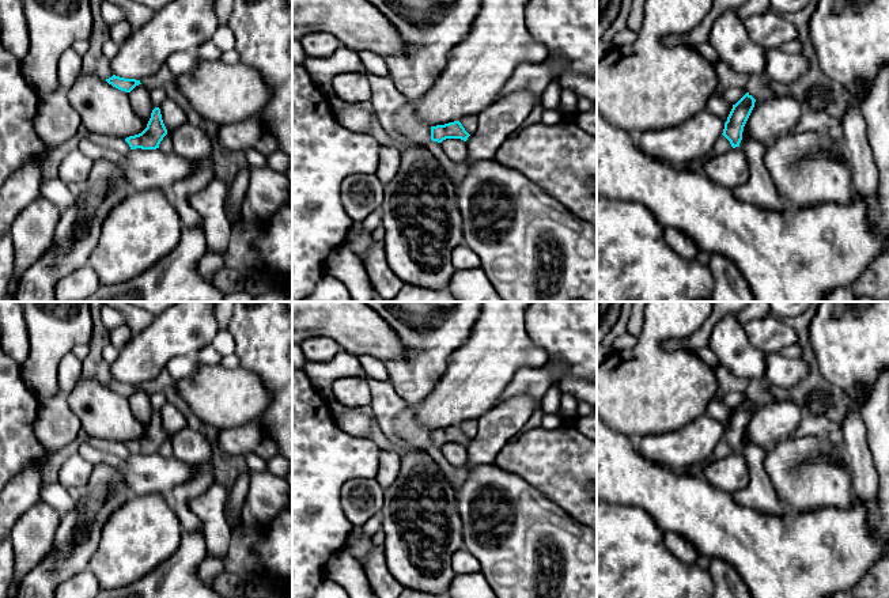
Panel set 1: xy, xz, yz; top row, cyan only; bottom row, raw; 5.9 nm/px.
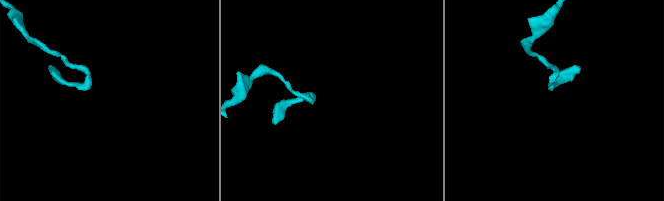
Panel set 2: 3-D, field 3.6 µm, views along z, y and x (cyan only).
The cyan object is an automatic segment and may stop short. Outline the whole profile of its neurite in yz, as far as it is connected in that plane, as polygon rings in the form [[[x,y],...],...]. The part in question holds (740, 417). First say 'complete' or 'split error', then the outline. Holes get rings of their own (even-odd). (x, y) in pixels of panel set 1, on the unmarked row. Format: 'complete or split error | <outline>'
complete | [[[746,397],[735,409],[733,409],[722,438],[733,453],[739,451],[744,431],[754,412],[754,406],[756,404]]]

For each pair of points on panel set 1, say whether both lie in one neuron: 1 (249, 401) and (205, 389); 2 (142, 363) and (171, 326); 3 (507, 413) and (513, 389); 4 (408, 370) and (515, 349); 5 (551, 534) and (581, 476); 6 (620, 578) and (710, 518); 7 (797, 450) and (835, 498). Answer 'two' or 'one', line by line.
1: one
2: one
3: two
4: two
5: two
6: two
7: one

